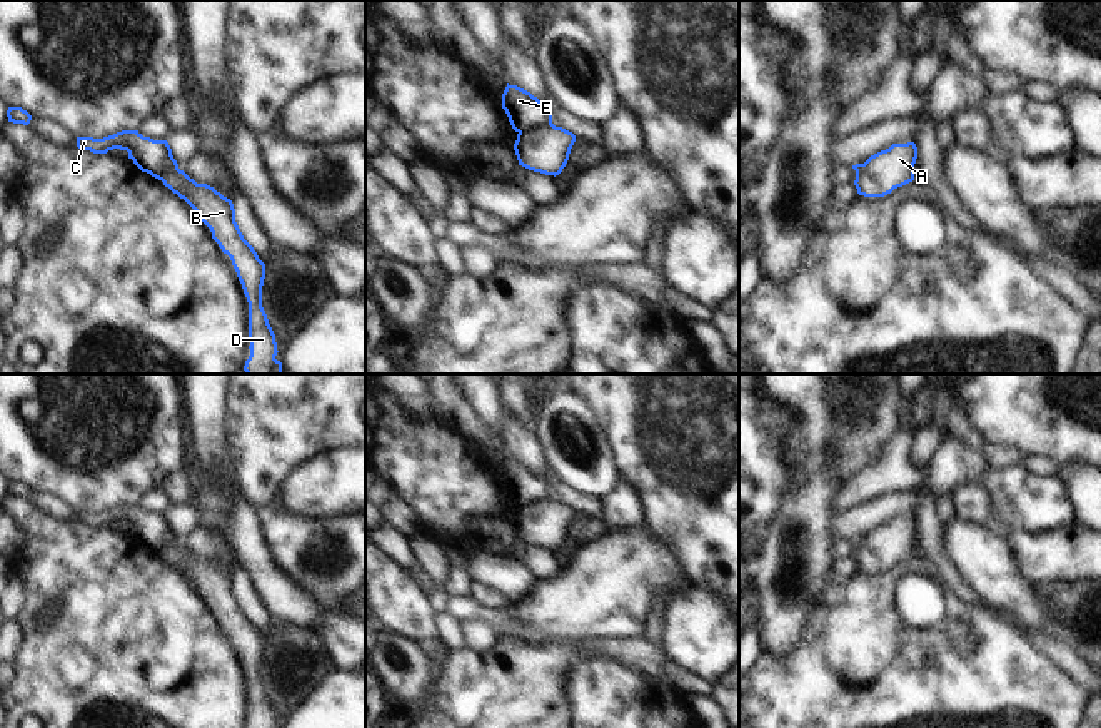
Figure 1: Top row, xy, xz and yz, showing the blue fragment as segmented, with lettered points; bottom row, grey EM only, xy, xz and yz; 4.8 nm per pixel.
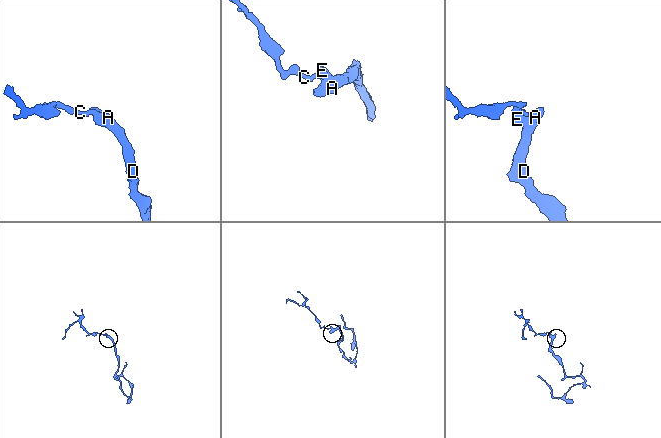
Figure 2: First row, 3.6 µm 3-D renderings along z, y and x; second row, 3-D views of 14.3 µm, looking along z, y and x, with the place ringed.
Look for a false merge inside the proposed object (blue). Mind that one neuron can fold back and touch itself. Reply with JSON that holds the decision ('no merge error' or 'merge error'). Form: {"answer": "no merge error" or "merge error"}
{"answer": "merge error"}

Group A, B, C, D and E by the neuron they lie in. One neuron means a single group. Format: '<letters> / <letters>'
A B D / C E

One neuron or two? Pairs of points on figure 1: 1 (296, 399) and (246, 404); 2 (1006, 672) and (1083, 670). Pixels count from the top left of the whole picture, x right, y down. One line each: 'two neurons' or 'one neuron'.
1: one neuron
2: two neurons

